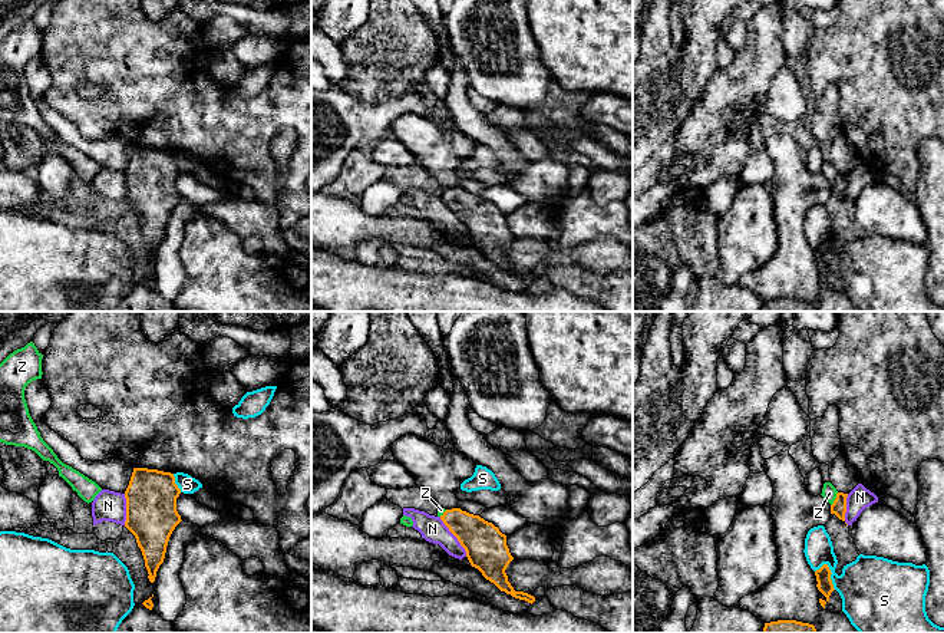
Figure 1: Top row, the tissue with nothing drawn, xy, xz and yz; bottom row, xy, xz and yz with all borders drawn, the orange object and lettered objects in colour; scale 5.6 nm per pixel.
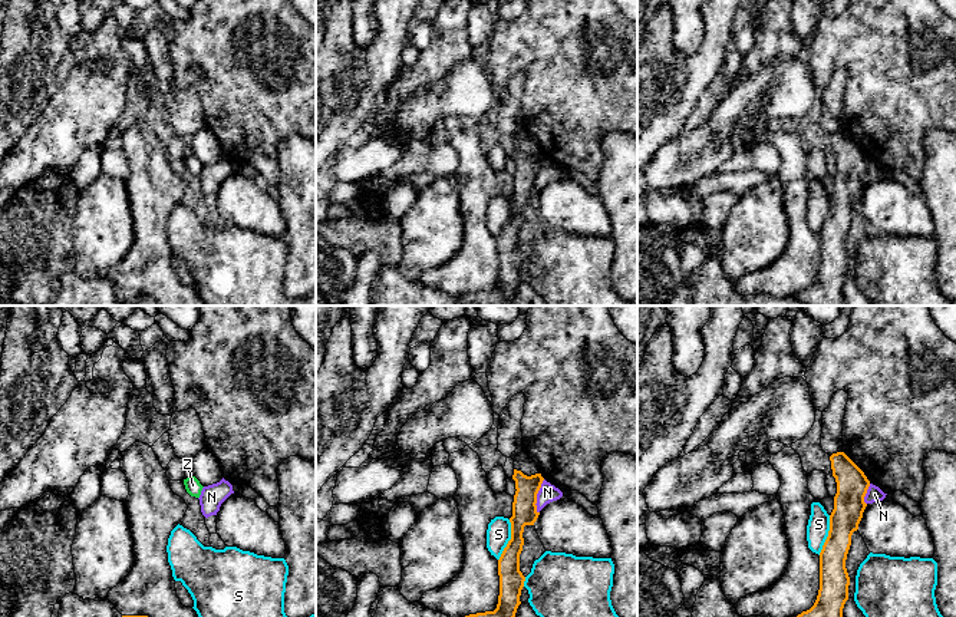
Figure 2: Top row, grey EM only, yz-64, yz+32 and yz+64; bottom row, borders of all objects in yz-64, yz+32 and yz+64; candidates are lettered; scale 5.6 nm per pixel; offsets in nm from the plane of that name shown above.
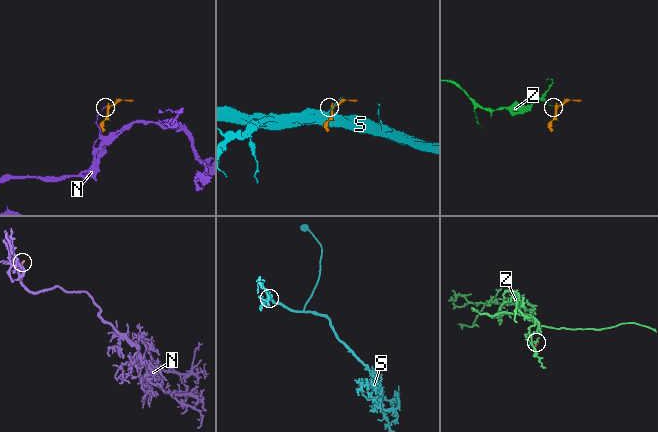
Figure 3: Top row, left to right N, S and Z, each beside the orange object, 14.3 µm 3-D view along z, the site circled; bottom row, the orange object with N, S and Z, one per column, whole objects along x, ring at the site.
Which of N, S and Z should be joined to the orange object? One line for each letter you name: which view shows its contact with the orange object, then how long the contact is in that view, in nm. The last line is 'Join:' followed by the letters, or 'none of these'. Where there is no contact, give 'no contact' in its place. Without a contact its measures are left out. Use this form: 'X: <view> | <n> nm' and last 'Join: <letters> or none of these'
Join: none of these

